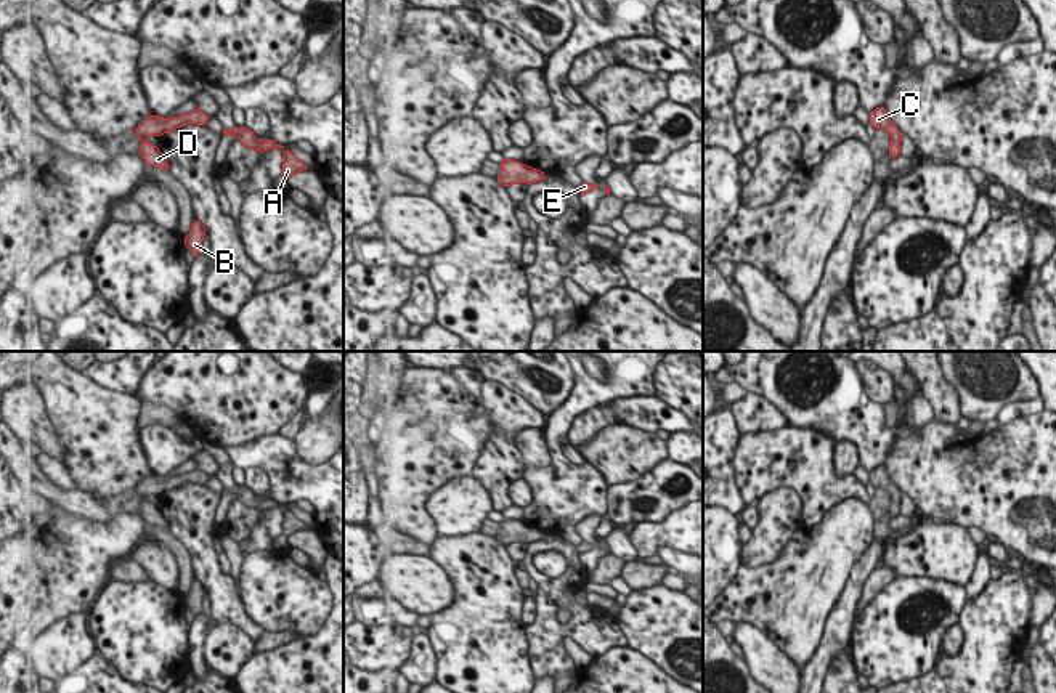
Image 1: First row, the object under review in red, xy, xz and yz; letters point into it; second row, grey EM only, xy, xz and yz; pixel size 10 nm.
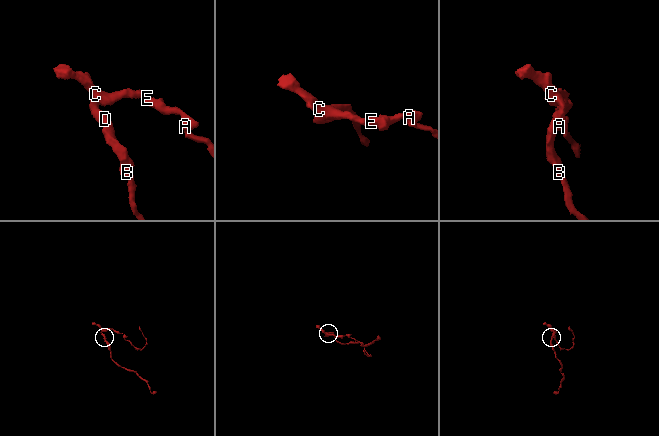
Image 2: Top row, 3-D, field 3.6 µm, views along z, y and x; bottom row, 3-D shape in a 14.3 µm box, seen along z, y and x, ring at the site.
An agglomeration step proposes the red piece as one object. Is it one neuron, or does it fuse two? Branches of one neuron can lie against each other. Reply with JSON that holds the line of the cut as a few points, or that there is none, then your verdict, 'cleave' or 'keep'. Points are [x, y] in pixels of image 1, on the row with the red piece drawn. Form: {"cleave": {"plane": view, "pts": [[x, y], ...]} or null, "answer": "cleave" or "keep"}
{"cleave": null, "answer": "keep"}

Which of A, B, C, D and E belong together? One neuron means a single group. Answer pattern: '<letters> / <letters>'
A B C D E

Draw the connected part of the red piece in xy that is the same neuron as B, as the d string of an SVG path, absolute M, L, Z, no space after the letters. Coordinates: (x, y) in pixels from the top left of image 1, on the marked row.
M193 221L191 233L185 236L185 245L193 252L194 257L202 255L202 239L205 236L205 228L201 221Z

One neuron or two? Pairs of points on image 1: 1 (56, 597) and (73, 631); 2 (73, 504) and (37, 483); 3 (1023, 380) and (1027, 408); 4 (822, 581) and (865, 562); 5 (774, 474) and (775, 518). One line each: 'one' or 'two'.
1: two
2: one
3: two
4: two
5: two

